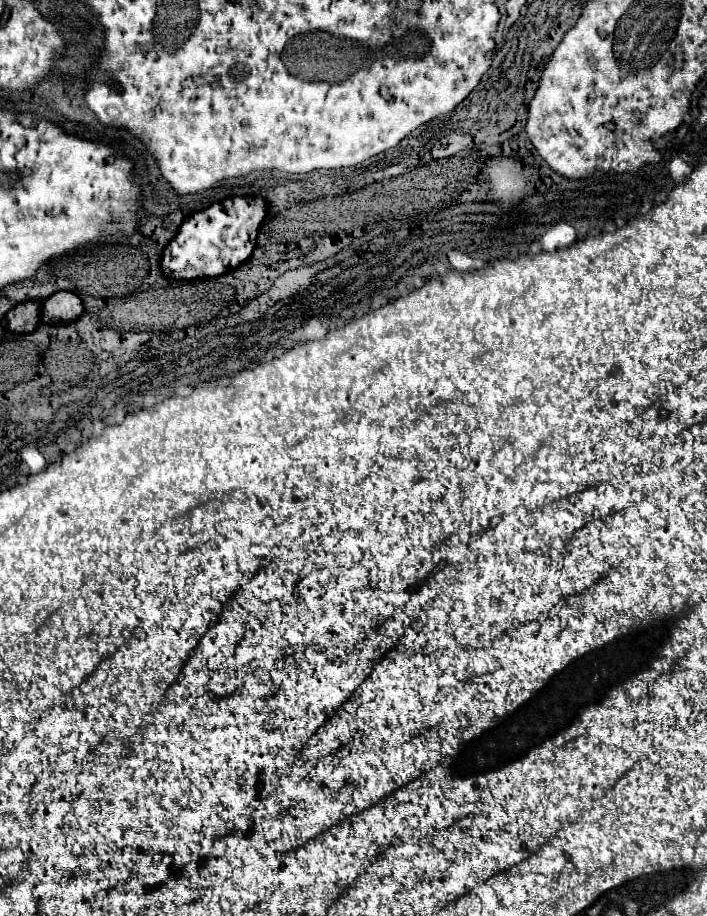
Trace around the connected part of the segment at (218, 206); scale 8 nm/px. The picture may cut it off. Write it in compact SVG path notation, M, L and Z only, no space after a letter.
M226 198L186 218L160 256L160 270L172 280L212 278L238 268L254 250L268 204L262 198Z

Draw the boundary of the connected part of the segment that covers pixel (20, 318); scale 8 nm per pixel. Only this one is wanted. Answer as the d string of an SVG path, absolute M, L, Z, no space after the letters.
M22 302L6 314L6 330L16 334L28 334L40 322L40 302Z

